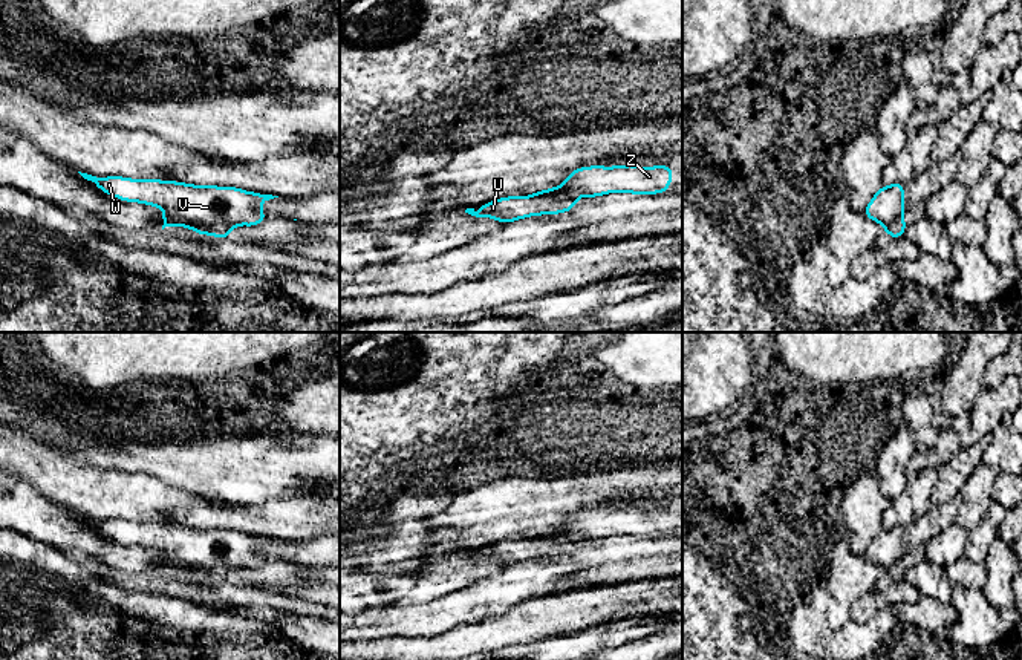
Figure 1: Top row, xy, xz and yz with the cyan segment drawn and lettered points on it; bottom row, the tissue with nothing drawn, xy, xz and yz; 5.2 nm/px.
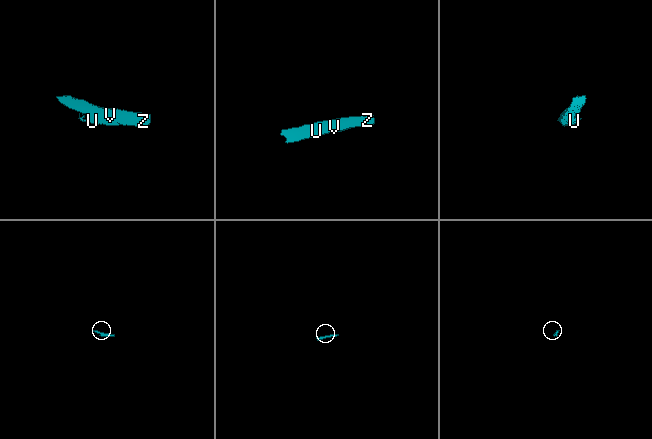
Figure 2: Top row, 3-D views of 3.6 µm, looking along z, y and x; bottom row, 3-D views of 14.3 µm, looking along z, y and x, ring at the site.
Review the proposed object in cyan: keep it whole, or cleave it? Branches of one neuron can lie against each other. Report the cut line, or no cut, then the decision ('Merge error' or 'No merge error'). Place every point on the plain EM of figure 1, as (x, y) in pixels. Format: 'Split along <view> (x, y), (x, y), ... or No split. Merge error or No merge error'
No split. No merge error

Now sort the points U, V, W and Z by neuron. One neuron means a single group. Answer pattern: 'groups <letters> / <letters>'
groups U V W Z

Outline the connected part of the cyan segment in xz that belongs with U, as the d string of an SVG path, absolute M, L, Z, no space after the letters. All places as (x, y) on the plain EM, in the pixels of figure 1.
M591 508L572 513L558 530L540 533L529 539L505 539L480 548L480 553L467 551L476 560L491 560L509 567L529 559L561 557L577 548L581 539L598 541L607 536L658 537L670 534L673 513L669 508L638 510Z

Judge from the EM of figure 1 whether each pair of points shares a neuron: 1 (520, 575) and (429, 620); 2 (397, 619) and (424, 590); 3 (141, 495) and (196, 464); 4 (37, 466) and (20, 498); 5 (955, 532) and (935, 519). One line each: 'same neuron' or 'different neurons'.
1: same neuron
2: different neurons
3: different neurons
4: different neurons
5: different neurons

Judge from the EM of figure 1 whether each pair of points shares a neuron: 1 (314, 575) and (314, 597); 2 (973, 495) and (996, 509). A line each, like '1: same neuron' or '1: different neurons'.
1: different neurons
2: different neurons

